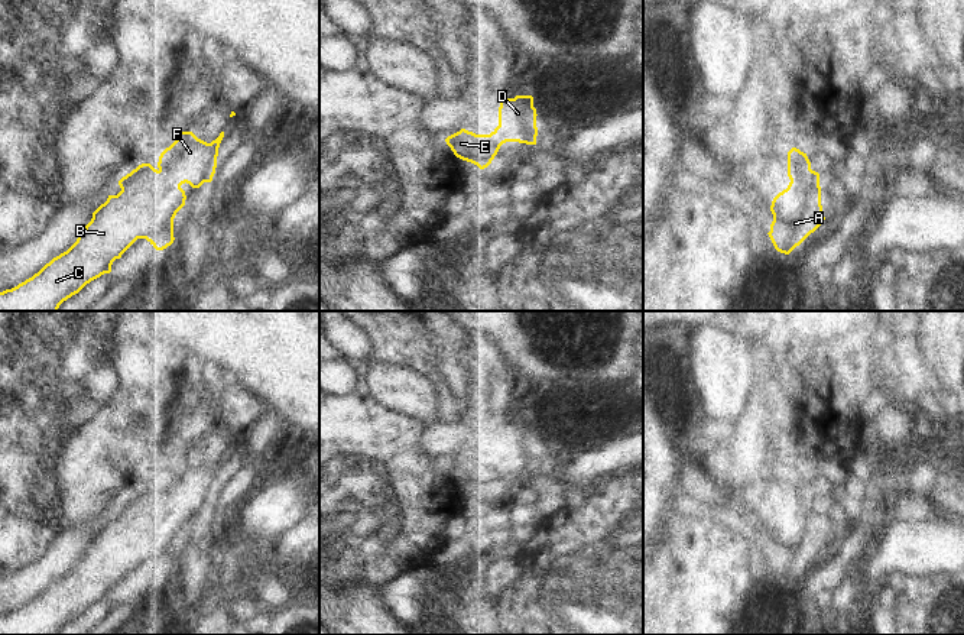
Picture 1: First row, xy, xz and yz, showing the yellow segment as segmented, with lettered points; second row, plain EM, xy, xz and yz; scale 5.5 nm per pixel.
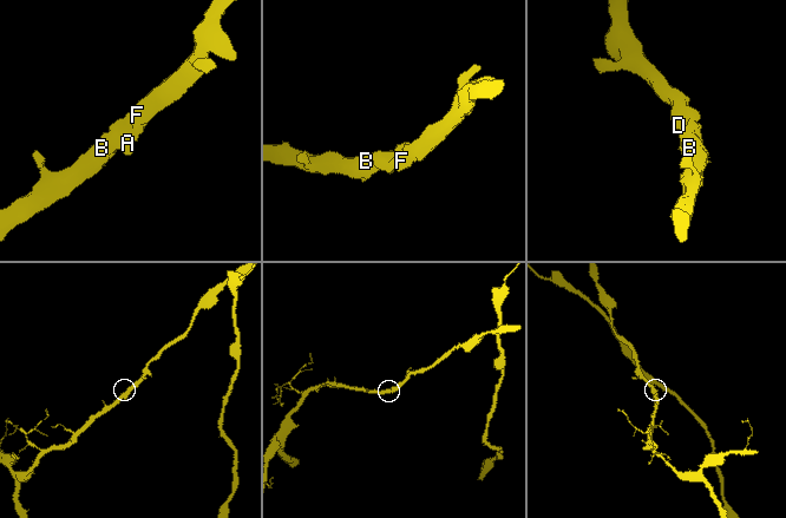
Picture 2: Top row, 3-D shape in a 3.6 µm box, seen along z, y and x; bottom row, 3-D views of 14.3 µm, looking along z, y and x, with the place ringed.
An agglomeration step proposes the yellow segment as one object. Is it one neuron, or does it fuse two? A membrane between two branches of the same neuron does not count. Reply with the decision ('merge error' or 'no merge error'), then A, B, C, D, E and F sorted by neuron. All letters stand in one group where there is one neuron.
no merge error; A B C D E F

